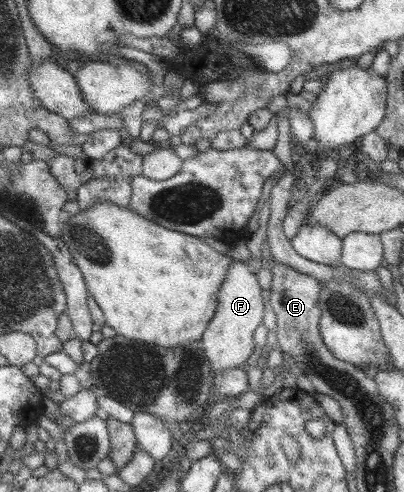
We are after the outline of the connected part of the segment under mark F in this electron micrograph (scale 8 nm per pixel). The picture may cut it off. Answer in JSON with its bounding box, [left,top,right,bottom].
[199,259,263,376]

